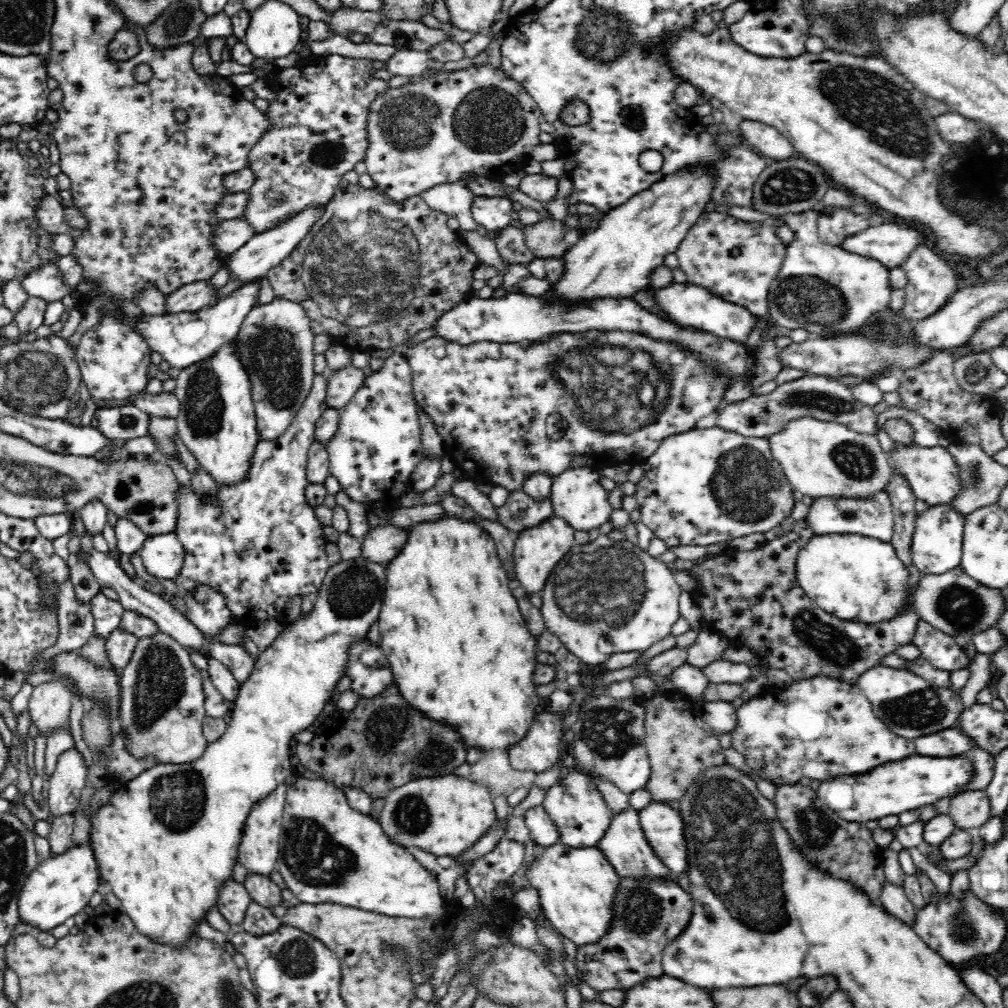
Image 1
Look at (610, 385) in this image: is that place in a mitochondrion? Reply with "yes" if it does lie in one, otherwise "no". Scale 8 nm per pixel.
yes

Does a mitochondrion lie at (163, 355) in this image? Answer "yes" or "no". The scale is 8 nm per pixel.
no

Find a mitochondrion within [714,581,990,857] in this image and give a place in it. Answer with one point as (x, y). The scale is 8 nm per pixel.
(915, 709)

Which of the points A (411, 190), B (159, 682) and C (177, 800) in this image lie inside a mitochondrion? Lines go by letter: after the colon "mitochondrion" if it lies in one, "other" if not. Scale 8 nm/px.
A: other
B: mitochondrion
C: mitochondrion

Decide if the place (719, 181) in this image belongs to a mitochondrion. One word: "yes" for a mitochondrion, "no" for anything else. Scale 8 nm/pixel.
no

